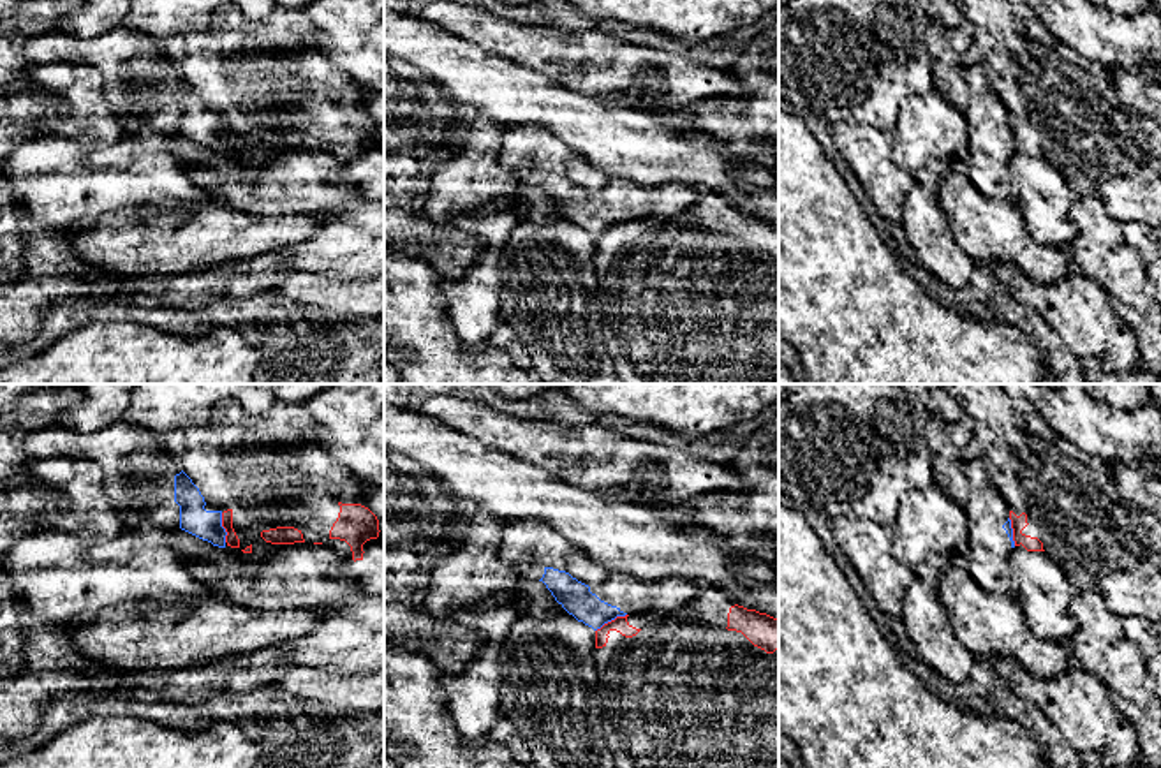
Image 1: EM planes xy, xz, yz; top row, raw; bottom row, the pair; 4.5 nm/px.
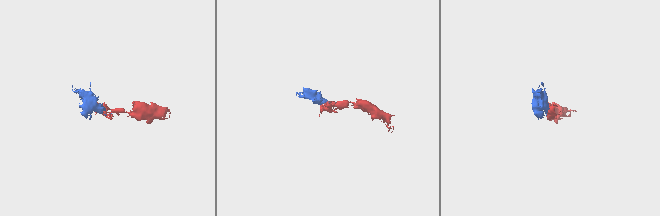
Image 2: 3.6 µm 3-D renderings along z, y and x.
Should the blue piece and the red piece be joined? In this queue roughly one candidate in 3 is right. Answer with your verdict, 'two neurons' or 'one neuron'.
two neurons

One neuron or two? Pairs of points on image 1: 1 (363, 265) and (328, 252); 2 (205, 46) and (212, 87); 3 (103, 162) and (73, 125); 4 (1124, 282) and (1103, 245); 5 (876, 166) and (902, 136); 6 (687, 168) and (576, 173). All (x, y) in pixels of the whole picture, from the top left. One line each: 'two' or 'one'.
1: one
2: one
3: two
4: one
5: two
6: two

